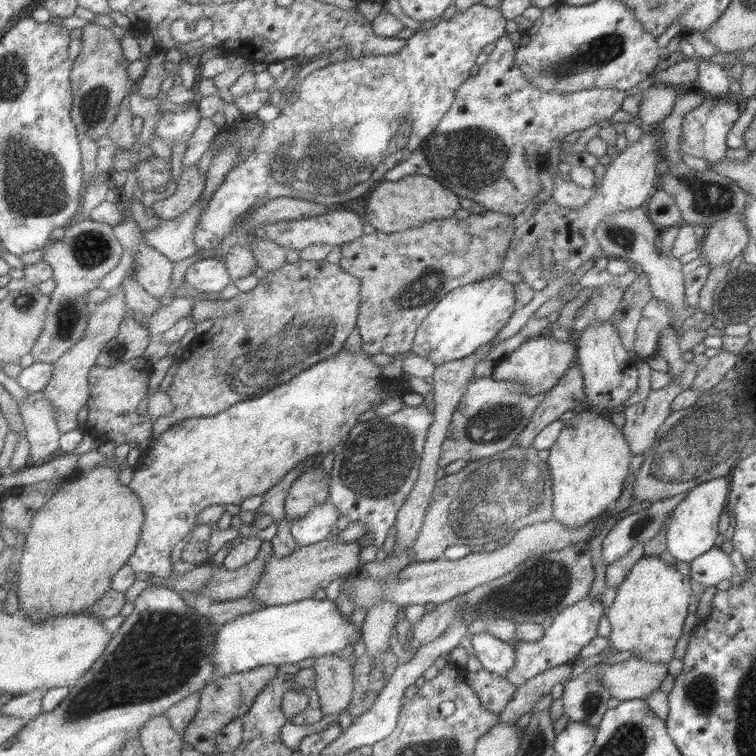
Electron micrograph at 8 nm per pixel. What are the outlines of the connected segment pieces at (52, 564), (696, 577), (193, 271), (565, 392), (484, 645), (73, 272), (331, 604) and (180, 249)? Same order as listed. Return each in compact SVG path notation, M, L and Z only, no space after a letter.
M99 465L89 472L81 471L73 481L64 482L61 489L35 515L33 527L23 544L23 555L17 569L20 612L34 622L86 613L99 599L103 599L111 589L115 575L130 562L145 523L146 512L141 497L129 485L121 484L117 468Z
M711 547L689 562L689 580L705 586L716 586L719 581L730 579L733 565L729 555L720 547Z
M215 257L201 259L193 263L186 270L185 280L197 291L205 293L221 292L233 283L225 260L222 261Z
M573 363L553 388L544 393L530 423L523 428L522 434L515 440L513 447L528 447L539 431L549 423L557 421L561 414L582 408L584 402L584 384L580 368Z
M484 633L471 636L471 645L482 667L496 676L505 677L515 665L514 648L509 642Z
M93 219L69 226L64 237L49 243L44 249L43 259L54 267L56 286L51 292L51 304L43 334L31 354L34 360L55 364L83 340L88 323L92 318L92 307L87 296L91 290L100 288L99 281L107 276L123 258L123 246L117 240L111 224Z
M308 598L287 605L261 608L256 612L245 614L236 620L227 622L218 630L214 641L215 678L223 675L228 676L232 673L251 671L268 665L297 665L298 662L307 658L315 660L327 654L336 654L345 650L349 645L353 646L353 643L361 638L362 630L357 631L355 624L340 612L335 600Z
M212 197L209 200L196 203L184 214L173 220L166 220L155 230L143 232L143 238L149 245L165 253L172 261L185 260L197 254L198 248L195 243L195 232L199 218L210 208Z

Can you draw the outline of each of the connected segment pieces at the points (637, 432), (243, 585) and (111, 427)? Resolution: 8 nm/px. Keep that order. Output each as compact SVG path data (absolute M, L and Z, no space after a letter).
M693 361L686 362L683 371L681 371L677 377L673 377L667 385L656 390L650 389L643 400L637 402L637 404L626 406L625 412L623 412L623 415L625 415L625 423L620 431L627 441L631 456L636 454L643 455L650 448L653 440L655 440L655 435L659 430L660 424L669 417L671 400L682 390L687 390L687 388L691 387L691 382L693 382L697 371L697 365L695 365Z
M272 541L263 542L263 548L258 557L237 570L227 569L220 566L219 571L215 571L213 579L209 581L203 591L199 591L199 597L208 597L214 601L229 601L245 598L257 587L267 561L274 556Z
M144 356L115 367L97 364L91 369L89 418L85 423L89 426L91 436L97 436L101 440L100 443L115 442L117 445L125 443L135 445L145 442L147 438L154 438L155 419L148 414L146 417L141 416L139 408L136 408L149 394L151 372L153 372L153 366Z

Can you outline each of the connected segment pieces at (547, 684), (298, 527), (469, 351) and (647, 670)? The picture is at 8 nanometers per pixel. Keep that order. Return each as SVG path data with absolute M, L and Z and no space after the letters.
M567 664L553 666L548 670L539 672L536 676L529 678L514 691L513 697L498 714L499 722L511 722L529 712L537 700L545 694L549 694L557 683L565 683L574 672Z
M327 500L325 504L315 506L302 519L294 521L293 536L300 545L317 544L331 538L331 530L337 524L337 518L341 516L339 508L333 504L333 500Z
M499 274L482 282L457 288L441 299L423 321L417 331L412 351L428 358L437 366L473 355L479 347L490 344L515 309L513 284L501 280Z
M629 657L625 662L602 666L598 670L598 682L608 691L608 694L619 701L627 699L645 699L653 690L659 689L661 681L668 675L665 665L648 662L636 657Z

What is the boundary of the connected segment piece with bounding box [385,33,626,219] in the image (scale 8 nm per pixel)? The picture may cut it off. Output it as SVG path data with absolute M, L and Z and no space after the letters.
M507 33L499 36L499 40L496 42L496 46L491 55L489 55L487 62L479 66L480 70L473 78L467 79L467 82L459 87L458 98L455 99L450 111L443 117L442 123L439 124L439 127L433 132L433 135L424 141L422 148L419 148L419 150L411 156L410 160L407 160L405 163L400 163L398 167L393 168L385 177L386 181L397 182L405 179L405 176L409 175L431 176L439 180L446 188L453 190L459 197L475 201L481 208L509 215L516 219L521 217L521 212L525 209L527 202L531 197L535 197L541 192L542 185L539 185L537 172L539 172L539 170L543 168L543 164L545 164L545 158L547 158L547 156L543 156L543 154L547 154L547 150L551 148L551 142L555 140L562 143L567 134L588 129L599 123L599 121L610 119L613 113L620 109L621 101L626 95L625 91L618 91L612 88L590 88L577 92L543 92L543 90L535 88L535 84L529 84L527 78L523 76L523 72L519 70L519 66L515 64L515 47L517 47L517 44L510 42Z

